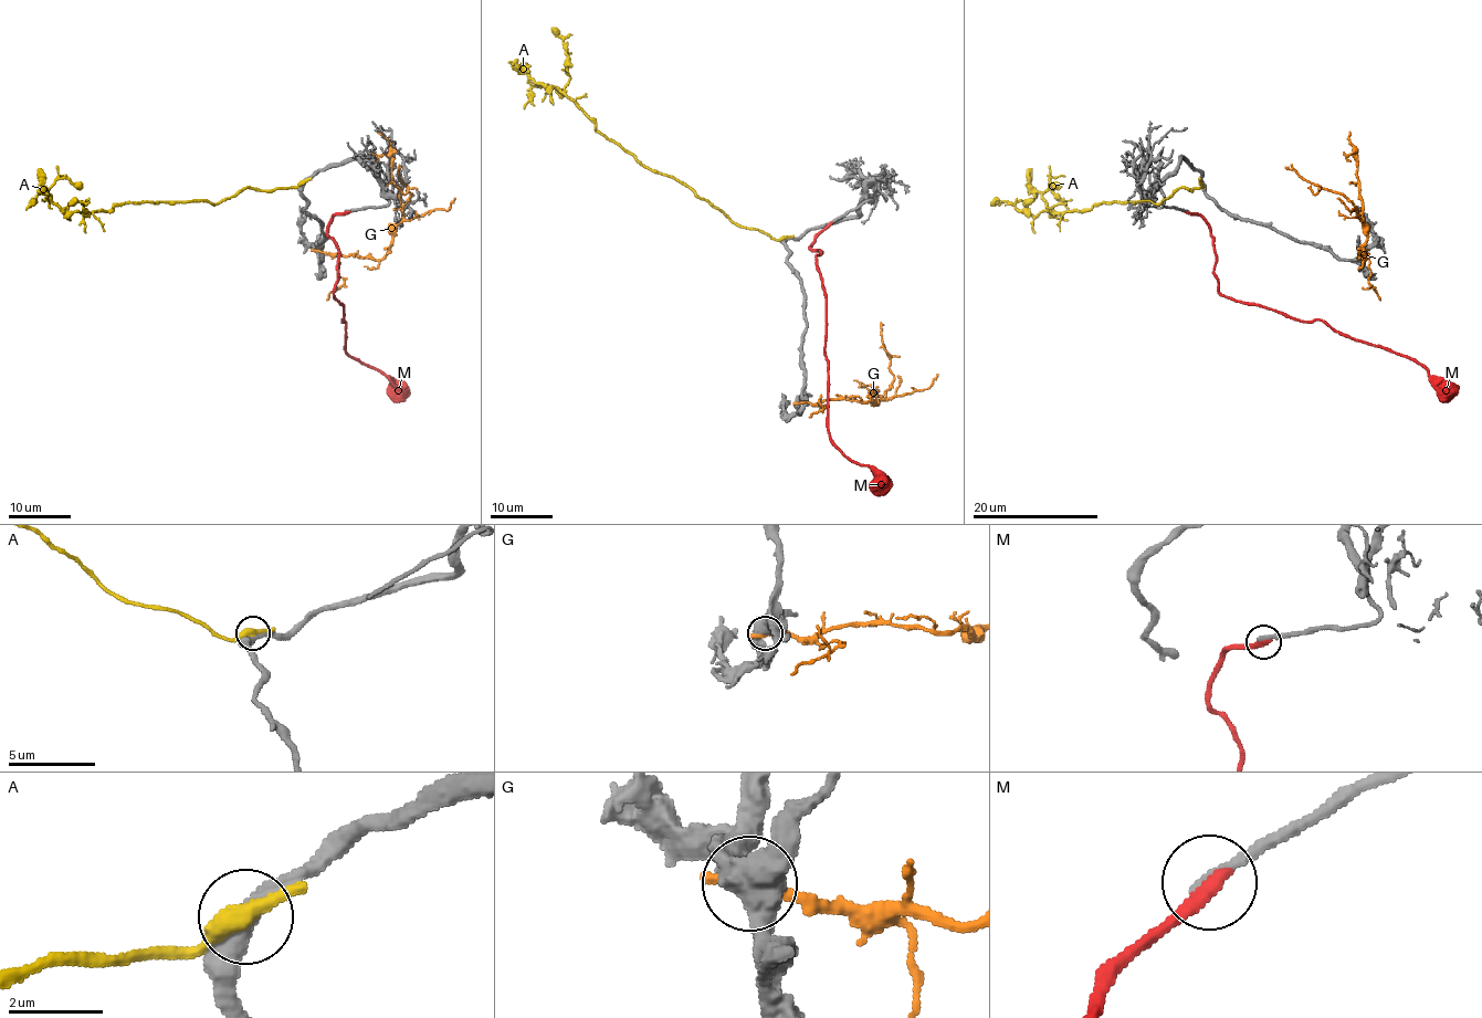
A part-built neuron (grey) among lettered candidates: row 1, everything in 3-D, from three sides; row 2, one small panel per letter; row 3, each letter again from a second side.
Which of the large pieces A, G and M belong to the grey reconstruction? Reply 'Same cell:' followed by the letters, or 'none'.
Same cell: none

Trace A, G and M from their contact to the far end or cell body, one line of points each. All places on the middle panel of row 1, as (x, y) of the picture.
A: (785, 238), (738, 227), (687, 187), (645, 168), (570, 97), (528, 81), (563, 97)
G: (799, 401), (854, 399), (878, 403), (885, 397), (893, 380), (881, 322)
M: (829, 223), (810, 245), (821, 251), (817, 259), (826, 302), (828, 431), (841, 452), (882, 480), (884, 494)

